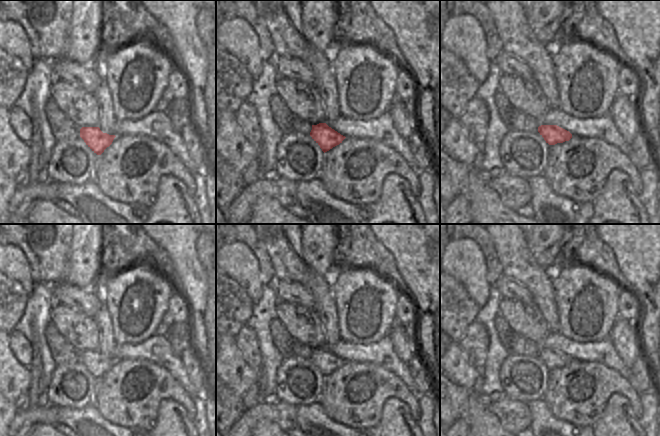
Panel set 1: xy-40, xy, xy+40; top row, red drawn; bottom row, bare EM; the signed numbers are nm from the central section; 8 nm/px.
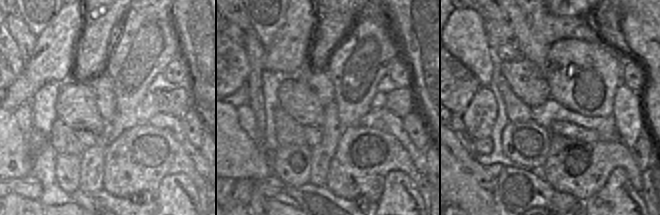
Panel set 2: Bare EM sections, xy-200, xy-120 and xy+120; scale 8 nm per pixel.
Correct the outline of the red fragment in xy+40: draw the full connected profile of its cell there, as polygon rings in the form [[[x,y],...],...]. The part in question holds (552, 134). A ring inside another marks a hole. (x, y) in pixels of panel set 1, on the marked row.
[[[541,125],[538,127],[538,132],[549,145],[563,143],[572,138],[572,134],[557,126],[557,125]]]

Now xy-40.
[[[82,127],[80,137],[94,153],[101,155],[116,136],[103,133],[99,127]]]

